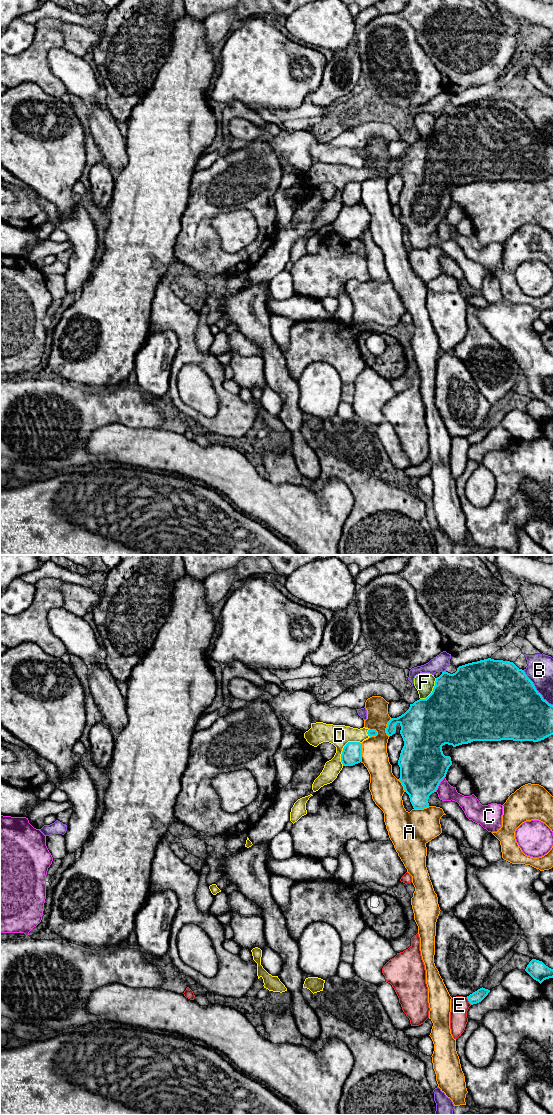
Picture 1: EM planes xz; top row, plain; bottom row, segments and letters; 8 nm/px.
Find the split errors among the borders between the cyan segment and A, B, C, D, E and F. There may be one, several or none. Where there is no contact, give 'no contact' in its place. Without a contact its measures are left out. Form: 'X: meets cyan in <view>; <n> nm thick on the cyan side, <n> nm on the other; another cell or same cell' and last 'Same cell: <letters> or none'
A: meets cyan in xz; 280 nm thick on the cyan side, 200 nm on the other; another cell
B: meets cyan in xz; 500 nm thick on the cyan side, 200 nm on the other; another cell
C: meets cyan in xz; 380 nm thick on the cyan side, 140 nm on the other; another cell
D: meets cyan in xz; 160 nm thick on the cyan side, 180 nm on the other; same cell
E: meets cyan in xz; 90 nm thick on the cyan side, 140 nm on the other; another cell
F: meets cyan in xz; 500 nm thick on the cyan side, 160 nm on the other; another cell
Same cell: D

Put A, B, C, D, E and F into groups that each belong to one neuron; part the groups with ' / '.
A / B / C / D / E / F

